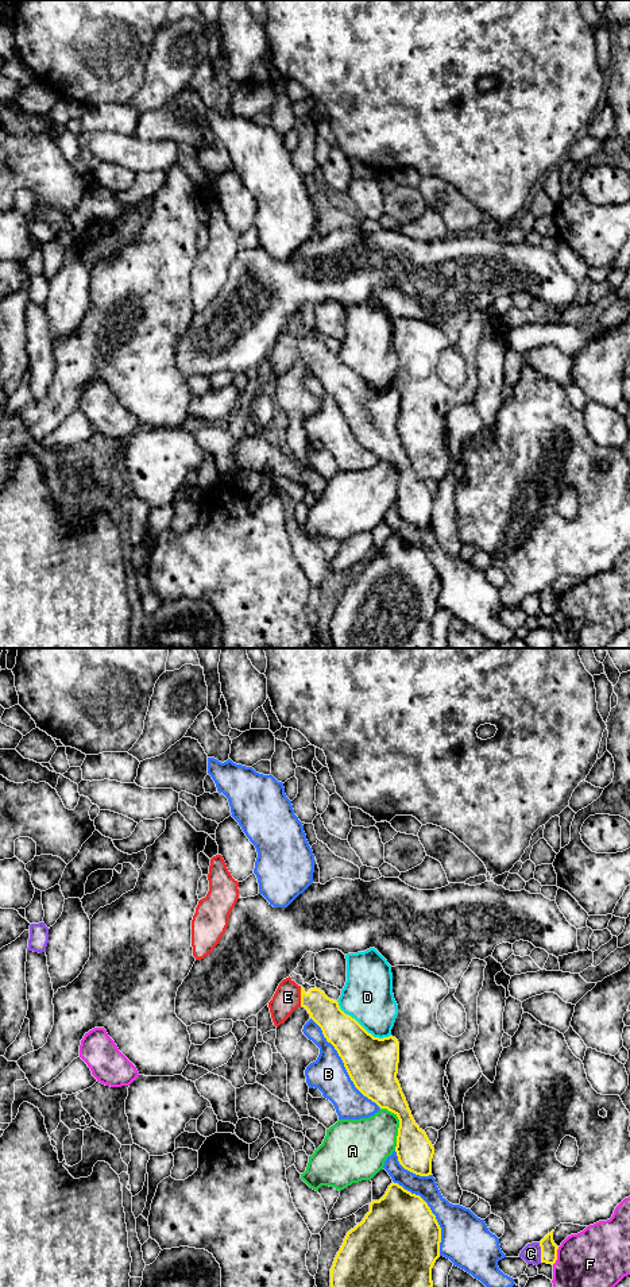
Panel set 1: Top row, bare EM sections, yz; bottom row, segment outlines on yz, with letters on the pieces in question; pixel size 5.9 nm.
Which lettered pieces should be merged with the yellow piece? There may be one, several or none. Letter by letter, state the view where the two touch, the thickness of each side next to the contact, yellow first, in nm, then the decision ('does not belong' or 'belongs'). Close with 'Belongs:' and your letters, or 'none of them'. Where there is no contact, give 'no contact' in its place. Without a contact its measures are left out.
A: meets yellow in yz; 220 nm thick on the yellow side, 320 nm on the other; does not belong
B: meets yellow in yz; 300 nm thick on the yellow side, 220 nm on the other; does not belong
C: meets yellow in yz; 100 nm thick on the yellow side, 110 nm on the other; does not belong
D: meets yellow in yz; 300 nm thick on the yellow side, 300 nm on the other; does not belong
E: meets yellow in yz; 170 nm thick on the yellow side, 160 nm on the other; belongs
F: meets yellow in yz; 100 nm thick on the yellow side, 360 nm on the other; does not belong
Belongs: E

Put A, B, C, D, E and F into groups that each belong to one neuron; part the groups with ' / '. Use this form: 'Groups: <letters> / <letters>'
Groups: A / B / C / D / E / F

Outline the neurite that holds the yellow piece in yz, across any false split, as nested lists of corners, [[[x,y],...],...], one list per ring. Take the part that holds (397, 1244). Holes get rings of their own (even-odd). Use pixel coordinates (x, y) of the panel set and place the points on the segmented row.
[[[393,1182],[379,1201],[372,1201],[370,1203],[370,1211],[366,1214],[363,1221],[347,1233],[331,1268],[331,1287],[433,1287],[432,1268],[440,1257],[440,1242],[441,1228],[428,1203],[420,1195],[411,1194],[398,1183]]]

